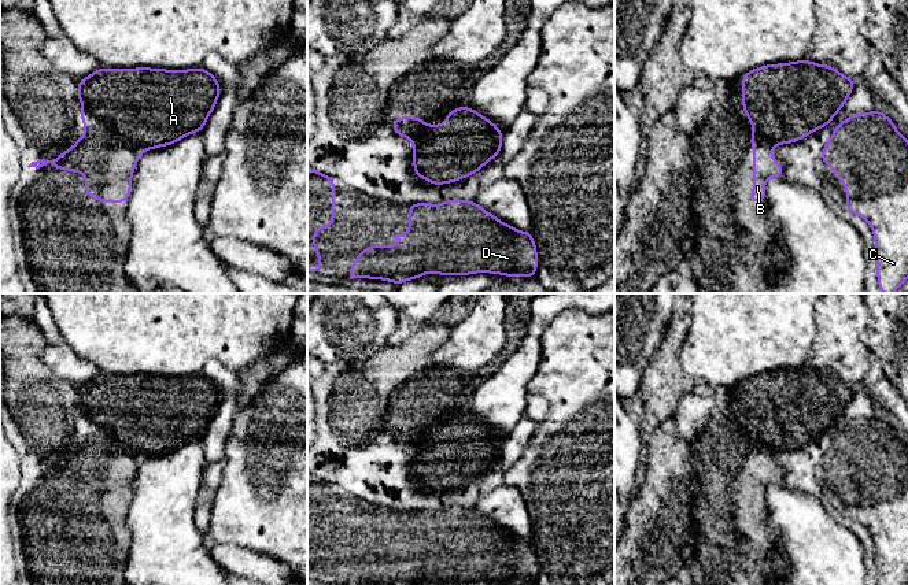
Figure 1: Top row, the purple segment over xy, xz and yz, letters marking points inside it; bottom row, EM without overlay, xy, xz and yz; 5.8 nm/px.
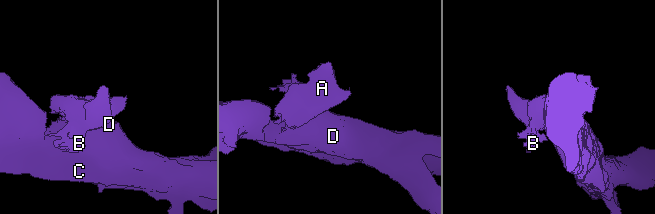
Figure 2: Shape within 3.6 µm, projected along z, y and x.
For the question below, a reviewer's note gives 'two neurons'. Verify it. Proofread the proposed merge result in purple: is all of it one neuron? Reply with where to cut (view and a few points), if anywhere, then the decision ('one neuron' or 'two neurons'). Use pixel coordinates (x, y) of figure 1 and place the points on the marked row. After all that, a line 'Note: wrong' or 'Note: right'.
xy (84, 106), (87, 115), (99, 118), (125, 141), (146, 150) | two neurons
Note: right

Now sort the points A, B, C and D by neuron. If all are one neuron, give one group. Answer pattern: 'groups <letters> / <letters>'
groups A C D / B

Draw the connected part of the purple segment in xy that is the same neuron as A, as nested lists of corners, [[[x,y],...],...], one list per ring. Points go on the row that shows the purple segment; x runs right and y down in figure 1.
[[[100,66],[77,81],[77,88],[85,116],[93,115],[115,129],[125,142],[144,149],[173,145],[185,136],[202,132],[221,93],[217,78],[203,67],[166,70]]]

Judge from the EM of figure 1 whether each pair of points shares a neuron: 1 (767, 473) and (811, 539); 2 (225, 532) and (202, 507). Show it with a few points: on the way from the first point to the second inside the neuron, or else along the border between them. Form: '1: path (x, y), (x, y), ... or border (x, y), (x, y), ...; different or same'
1: border (783, 484), (767, 485), (764, 496), (767, 515); different
2: border (218, 484), (210, 510), (210, 524), (203, 534); different

